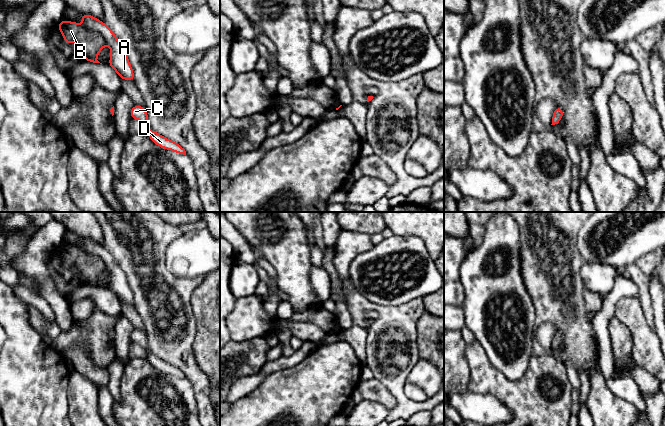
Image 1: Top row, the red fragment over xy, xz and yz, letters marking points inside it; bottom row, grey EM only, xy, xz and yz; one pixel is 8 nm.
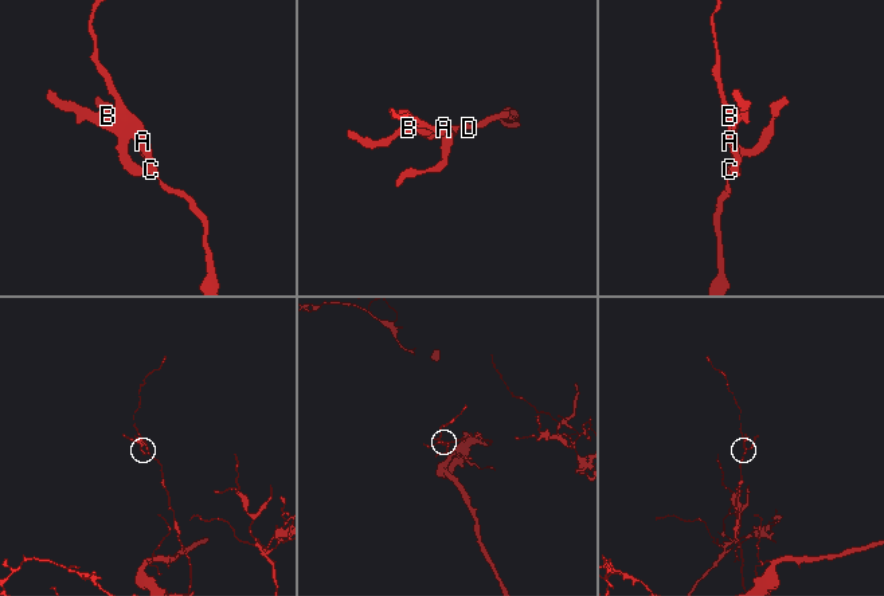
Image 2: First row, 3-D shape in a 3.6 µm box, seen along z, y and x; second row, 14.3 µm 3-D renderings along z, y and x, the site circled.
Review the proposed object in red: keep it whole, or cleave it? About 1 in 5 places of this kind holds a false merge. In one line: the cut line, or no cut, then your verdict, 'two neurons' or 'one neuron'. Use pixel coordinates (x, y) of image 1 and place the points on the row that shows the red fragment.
no cut; one neuron

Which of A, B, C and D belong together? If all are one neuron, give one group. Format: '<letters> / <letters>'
A B C D

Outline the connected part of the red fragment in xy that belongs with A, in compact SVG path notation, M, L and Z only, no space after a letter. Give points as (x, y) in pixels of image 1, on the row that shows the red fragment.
M85 14L80 16L83 25L62 20L58 25L66 44L75 42L82 51L84 60L100 63L97 60L98 53L108 44L111 48L109 66L112 67L121 79L134 82L134 72L129 63L127 54L115 34L104 23Z

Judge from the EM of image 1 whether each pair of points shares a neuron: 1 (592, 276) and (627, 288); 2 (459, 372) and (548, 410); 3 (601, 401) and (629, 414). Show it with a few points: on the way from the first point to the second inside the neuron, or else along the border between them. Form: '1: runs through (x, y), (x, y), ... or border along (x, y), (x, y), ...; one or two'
1: border along (617, 274), (614, 286), (604, 296); two
2: border along (465, 353), (469, 370), (467, 389); two
3: runs through (608, 408), (614, 414), (622, 414); one

